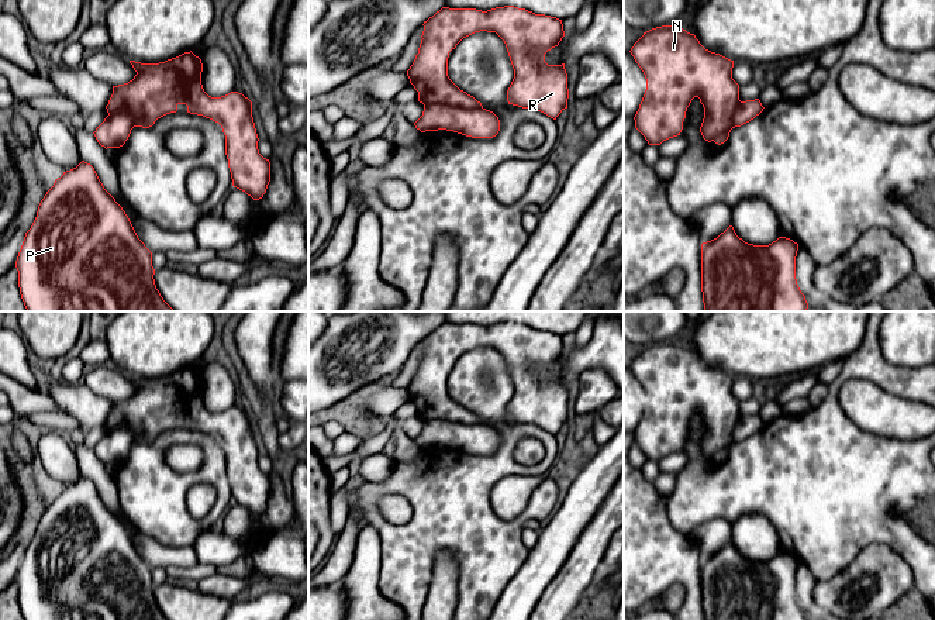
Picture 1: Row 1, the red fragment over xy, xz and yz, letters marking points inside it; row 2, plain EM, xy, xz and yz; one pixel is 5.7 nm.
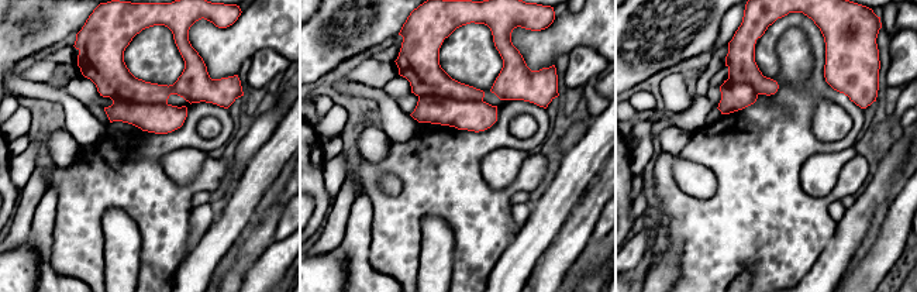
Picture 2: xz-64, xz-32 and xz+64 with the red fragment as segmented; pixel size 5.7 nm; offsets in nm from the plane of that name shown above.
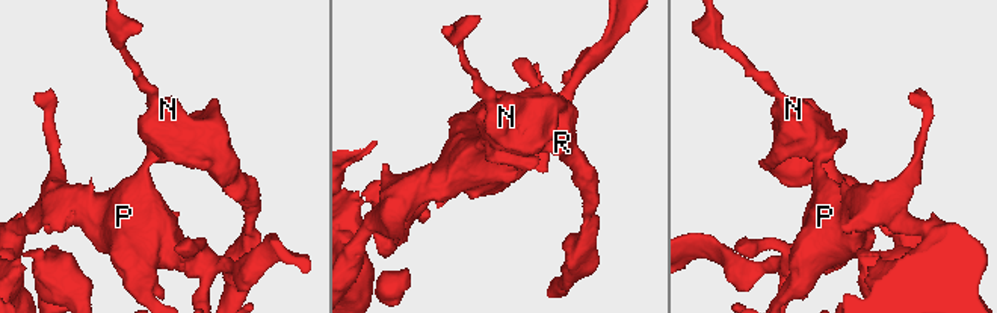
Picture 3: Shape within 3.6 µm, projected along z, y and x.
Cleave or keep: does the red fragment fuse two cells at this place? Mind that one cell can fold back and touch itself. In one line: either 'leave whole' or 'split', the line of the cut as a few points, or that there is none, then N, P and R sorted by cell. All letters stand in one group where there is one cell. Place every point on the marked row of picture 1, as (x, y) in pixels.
split | xz (424, 104), (447, 103), (465, 109), (482, 109) | N R / P

